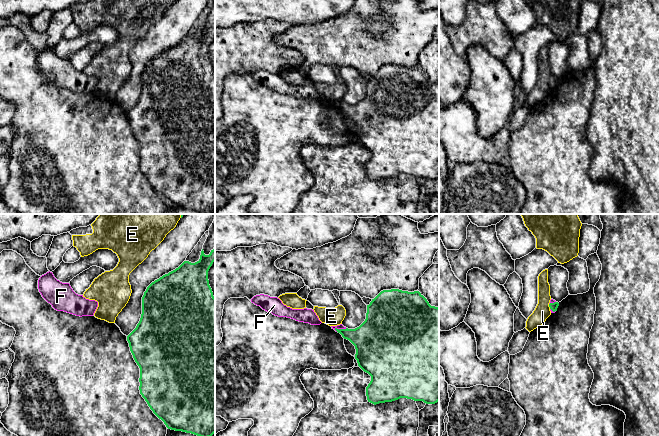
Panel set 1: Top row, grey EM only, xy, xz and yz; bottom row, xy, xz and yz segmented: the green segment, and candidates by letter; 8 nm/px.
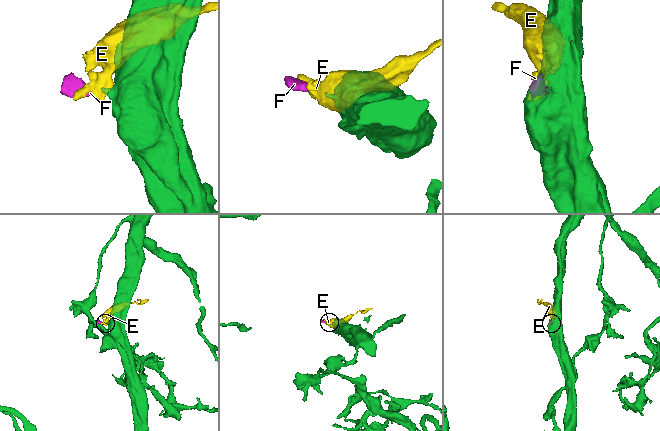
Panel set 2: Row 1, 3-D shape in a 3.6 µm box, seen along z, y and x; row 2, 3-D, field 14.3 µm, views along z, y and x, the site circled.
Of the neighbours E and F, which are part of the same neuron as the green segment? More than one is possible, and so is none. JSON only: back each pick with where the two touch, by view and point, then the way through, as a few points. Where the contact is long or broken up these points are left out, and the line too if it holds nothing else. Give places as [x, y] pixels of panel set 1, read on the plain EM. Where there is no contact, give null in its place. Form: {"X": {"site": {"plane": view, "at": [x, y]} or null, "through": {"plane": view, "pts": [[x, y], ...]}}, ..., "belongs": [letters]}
{"F": {"site": {"plane": "xz", "at": [340, 105]}, "through": {"plane": "xz", "pts": [[369, 115], [347, 110], [340, 105], [340, 102]]}}, "belongs": ["F"]}

